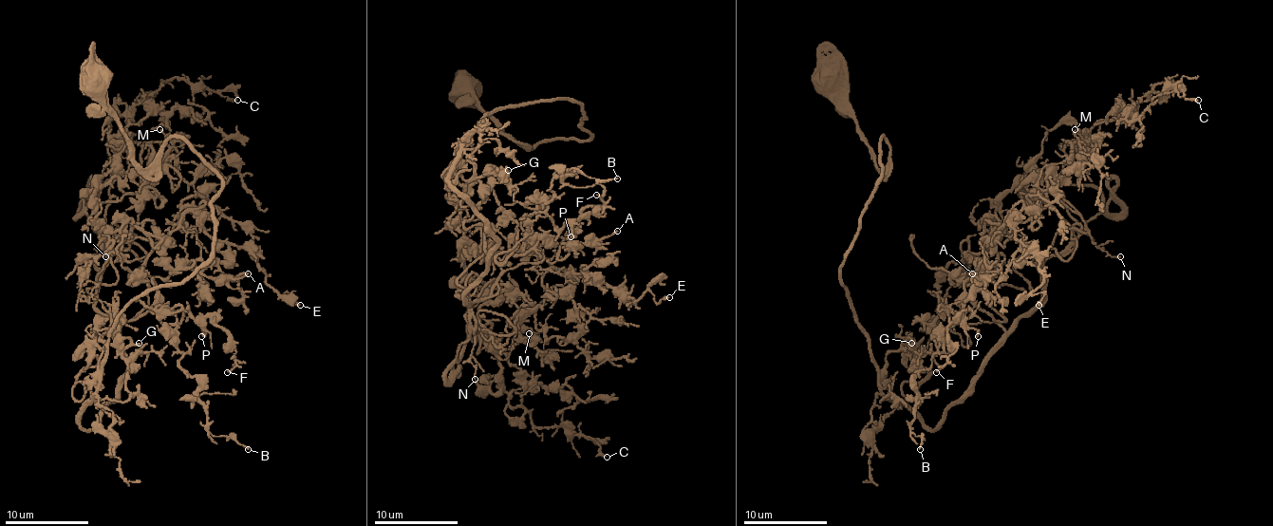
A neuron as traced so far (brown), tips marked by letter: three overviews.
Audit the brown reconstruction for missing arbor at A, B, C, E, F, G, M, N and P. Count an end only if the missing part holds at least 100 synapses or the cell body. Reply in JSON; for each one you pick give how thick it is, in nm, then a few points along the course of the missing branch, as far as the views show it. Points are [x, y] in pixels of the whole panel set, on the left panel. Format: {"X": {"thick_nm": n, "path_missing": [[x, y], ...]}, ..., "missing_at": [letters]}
{"missing_at": []}

